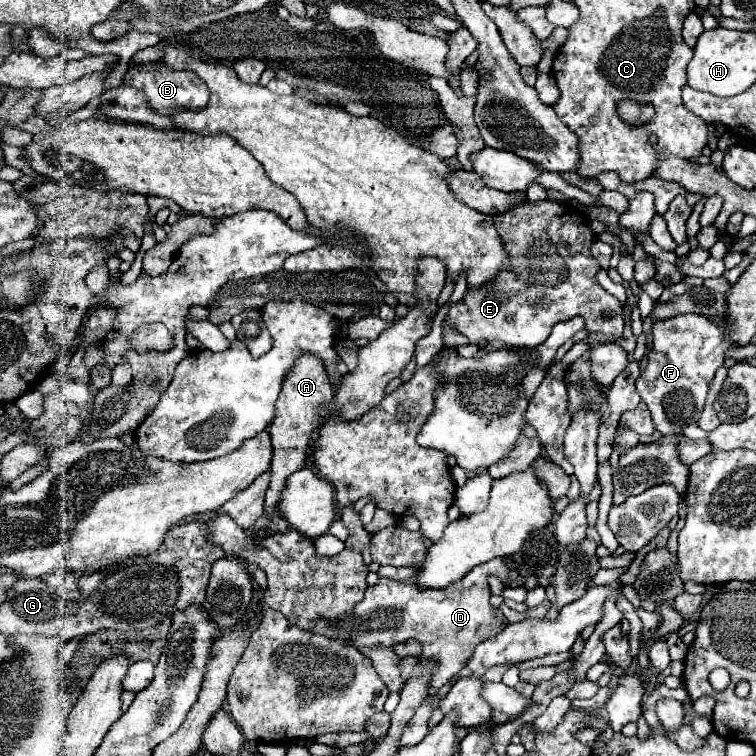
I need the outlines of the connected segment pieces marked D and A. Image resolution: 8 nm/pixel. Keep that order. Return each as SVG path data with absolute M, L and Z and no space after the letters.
M494 558L492 562L472 568L464 578L442 590L418 590L414 580L380 578L374 586L366 588L364 600L358 602L344 620L330 622L326 618L318 618L310 626L310 632L352 644L354 648L392 648L406 640L418 640L424 646L422 656L438 660L432 686L442 688L464 668L480 642L496 636L506 626L506 620L498 620L488 602L488 576L508 578L504 558Z
M298 356L296 364L290 368L288 376L284 378L282 392L276 400L276 420L270 424L270 434L272 434L272 446L274 446L274 456L272 456L272 466L270 466L270 486L266 492L266 514L274 516L278 514L276 504L280 500L280 492L284 490L286 478L306 466L306 450L308 442L316 438L320 424L320 418L316 416L316 408L324 406L332 400L332 386L328 380L328 372L320 360L314 356Z

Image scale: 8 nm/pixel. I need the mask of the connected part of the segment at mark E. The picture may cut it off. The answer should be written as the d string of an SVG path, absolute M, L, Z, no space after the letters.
M528 200L516 206L514 210L494 216L494 224L510 256L508 268L500 270L500 274L492 280L492 284L486 284L484 288L478 290L468 288L460 302L452 302L448 306L446 314L448 324L456 328L460 334L464 334L468 338L468 344L482 348L494 342L502 342L512 348L522 348L522 346L536 348L550 336L554 324L570 320L574 316L582 316L586 322L586 330L590 332L612 334L618 338L622 336L624 330L622 304L618 302L616 296L608 294L596 282L596 272L600 270L600 266L590 254L590 246L594 244L596 236L590 232L580 210L572 208L570 204L560 204L552 200L538 200L538 202Z

